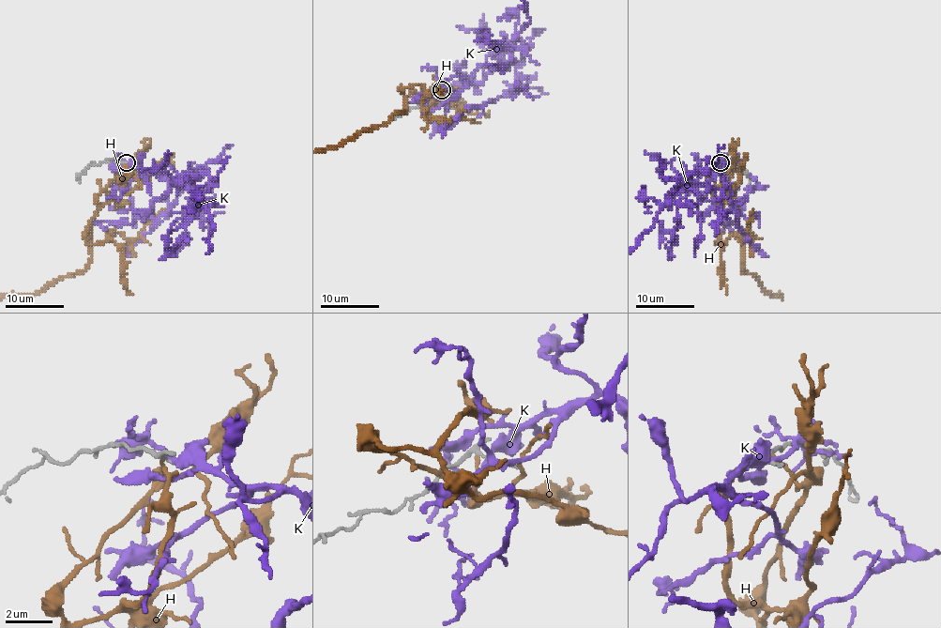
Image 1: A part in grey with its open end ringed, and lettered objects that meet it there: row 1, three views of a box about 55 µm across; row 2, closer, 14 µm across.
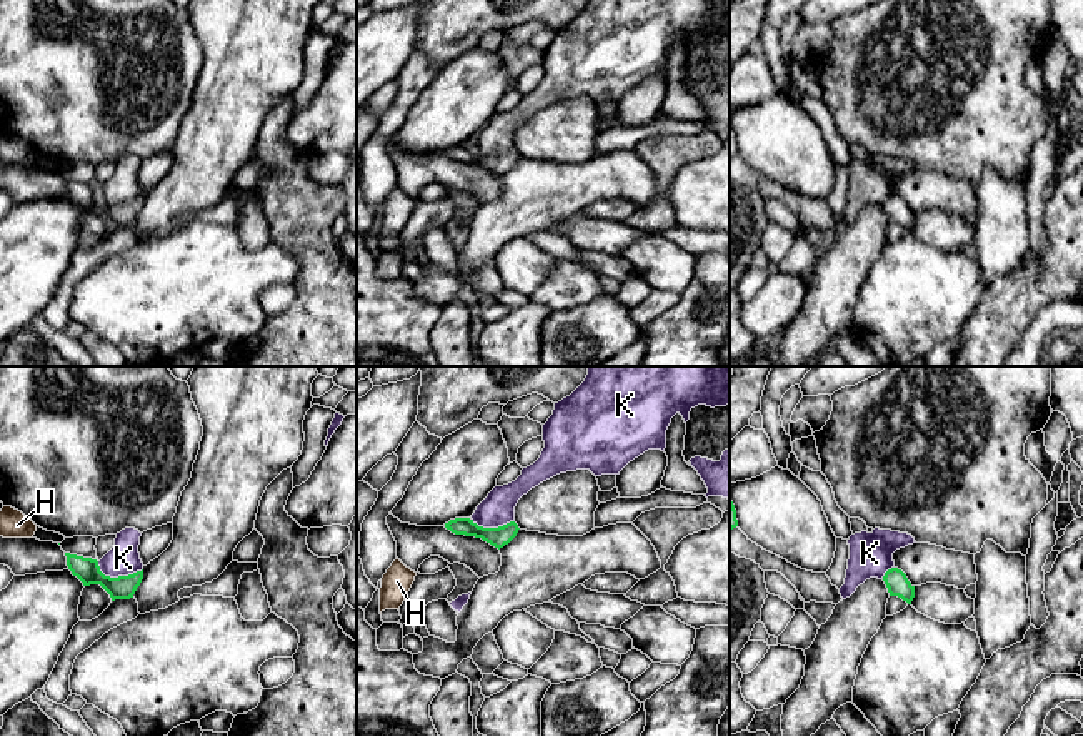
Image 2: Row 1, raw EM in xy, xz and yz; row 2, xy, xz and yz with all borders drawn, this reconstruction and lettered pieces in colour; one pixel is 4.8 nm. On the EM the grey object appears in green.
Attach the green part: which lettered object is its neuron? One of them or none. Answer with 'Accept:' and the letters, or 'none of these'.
Accept: none of these

